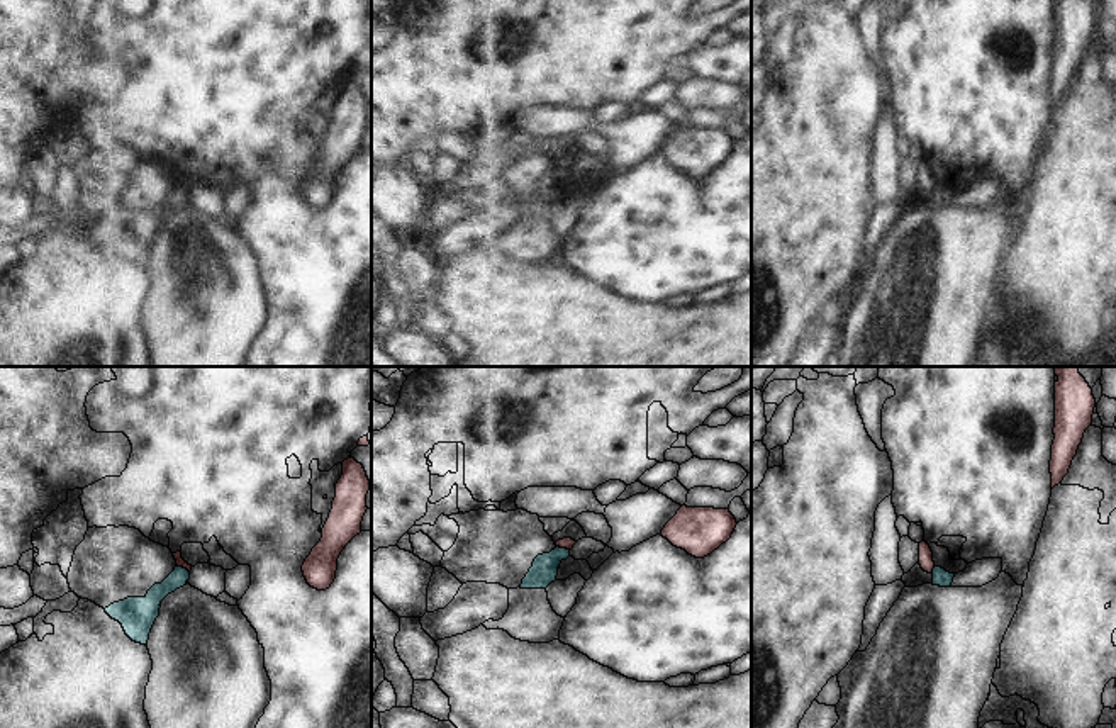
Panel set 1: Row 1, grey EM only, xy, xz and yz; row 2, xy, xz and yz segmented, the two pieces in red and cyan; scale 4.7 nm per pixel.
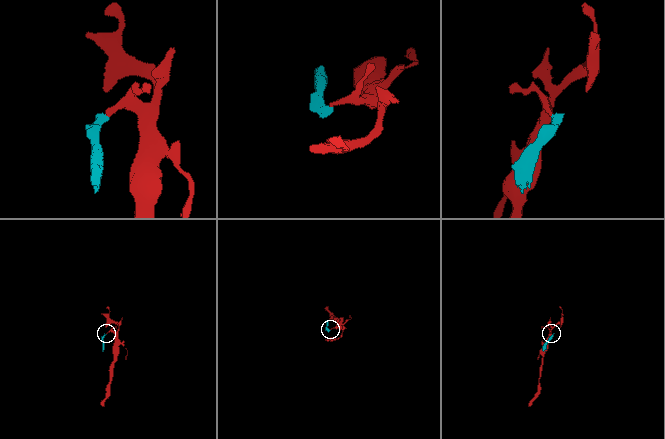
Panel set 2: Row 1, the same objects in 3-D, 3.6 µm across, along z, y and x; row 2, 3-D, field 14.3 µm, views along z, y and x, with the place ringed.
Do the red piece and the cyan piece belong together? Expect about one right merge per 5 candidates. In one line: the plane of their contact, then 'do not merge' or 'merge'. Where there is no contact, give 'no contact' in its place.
yz | do not merge

